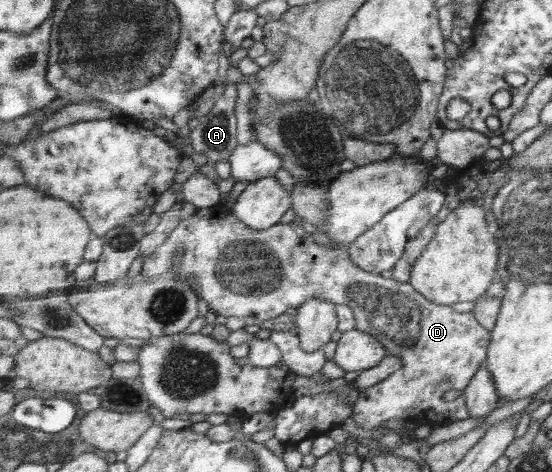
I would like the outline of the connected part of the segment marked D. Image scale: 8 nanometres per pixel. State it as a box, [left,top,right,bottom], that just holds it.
[142,207,491,430]

